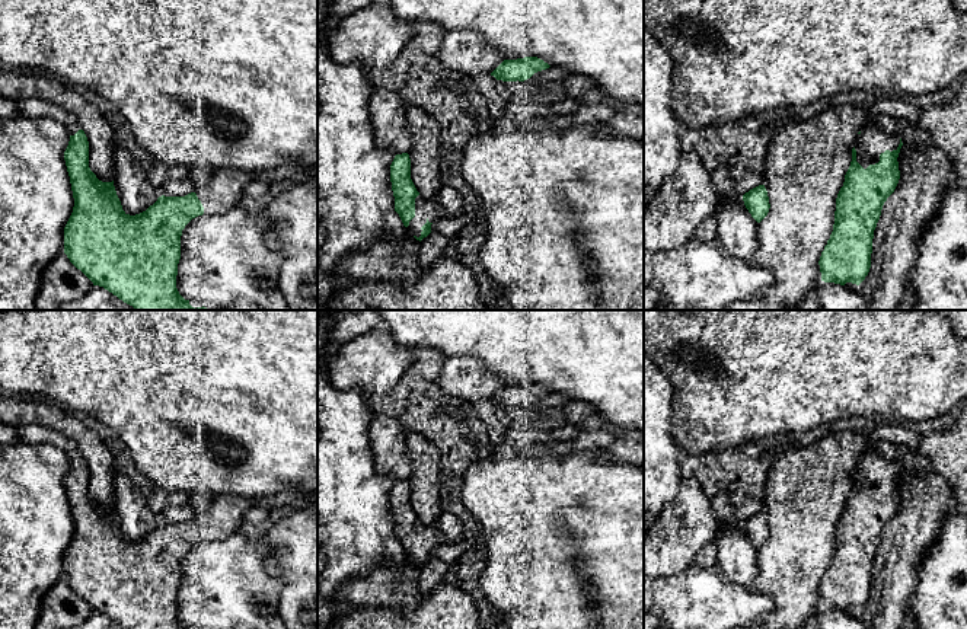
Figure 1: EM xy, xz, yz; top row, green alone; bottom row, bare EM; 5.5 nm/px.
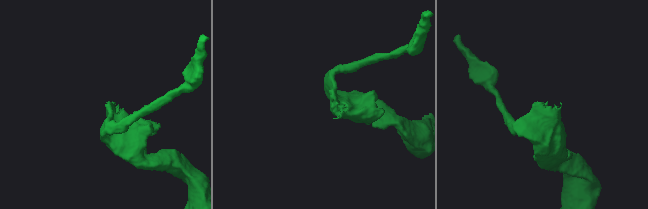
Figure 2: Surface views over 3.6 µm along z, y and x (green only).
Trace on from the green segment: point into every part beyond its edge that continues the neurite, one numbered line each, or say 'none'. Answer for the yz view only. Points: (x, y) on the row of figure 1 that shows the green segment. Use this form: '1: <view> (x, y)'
1: yz (873, 140)

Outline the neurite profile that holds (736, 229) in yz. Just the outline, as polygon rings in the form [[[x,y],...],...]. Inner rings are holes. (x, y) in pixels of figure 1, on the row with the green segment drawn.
[[[740,195],[718,197],[712,215],[717,221],[717,237],[730,253],[751,258],[757,249],[759,223],[751,217]]]

